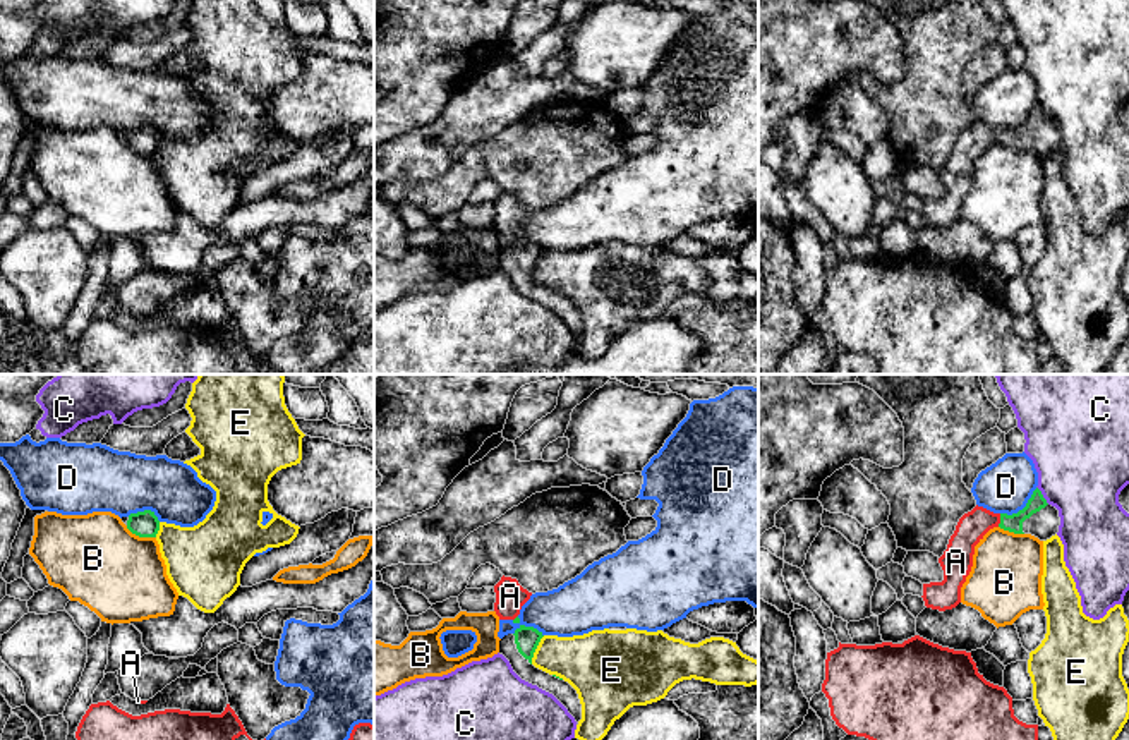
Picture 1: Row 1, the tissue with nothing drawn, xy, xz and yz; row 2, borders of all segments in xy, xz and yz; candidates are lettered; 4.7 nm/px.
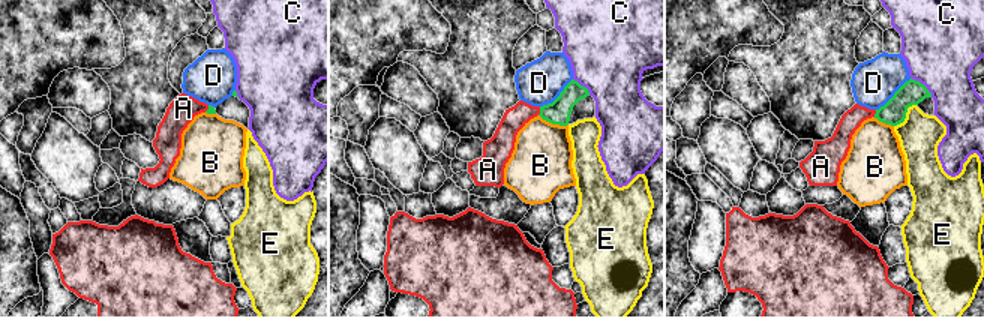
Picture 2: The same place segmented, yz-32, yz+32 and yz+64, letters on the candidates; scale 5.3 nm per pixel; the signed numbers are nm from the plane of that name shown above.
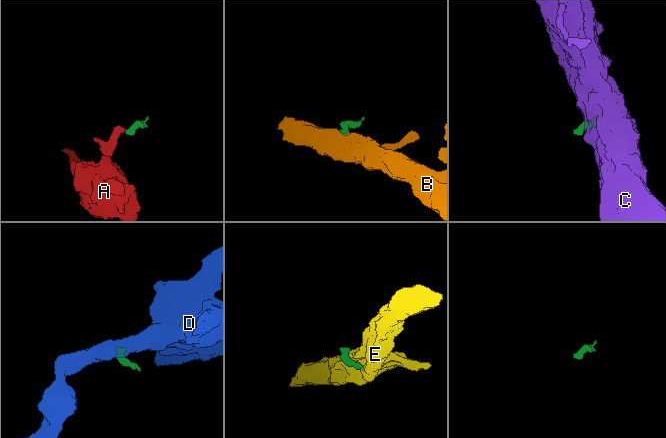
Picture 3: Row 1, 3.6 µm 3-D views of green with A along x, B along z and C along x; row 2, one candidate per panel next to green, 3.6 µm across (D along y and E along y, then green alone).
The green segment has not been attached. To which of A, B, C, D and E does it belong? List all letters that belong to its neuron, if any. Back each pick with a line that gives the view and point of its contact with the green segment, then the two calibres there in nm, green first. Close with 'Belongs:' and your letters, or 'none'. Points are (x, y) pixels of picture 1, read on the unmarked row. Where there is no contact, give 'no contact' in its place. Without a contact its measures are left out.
A: yz (1001, 136) | 80/140 nm
Belongs: A

